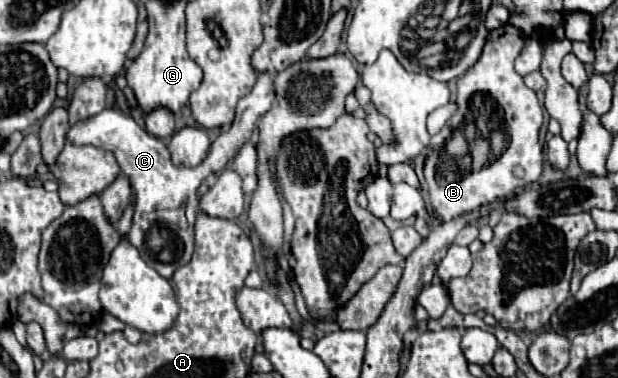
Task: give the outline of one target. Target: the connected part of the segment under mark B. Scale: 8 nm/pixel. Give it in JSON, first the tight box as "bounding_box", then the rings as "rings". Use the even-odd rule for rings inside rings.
{"bounding_box":[424,24,544,222],"rings":[[[502,24],[500,28],[492,30],[488,34],[480,60],[456,84],[458,86],[458,96],[456,96],[458,110],[446,122],[446,126],[436,136],[432,136],[430,140],[432,152],[428,148],[426,164],[424,164],[424,178],[428,182],[428,200],[432,204],[434,218],[438,222],[448,222],[466,212],[474,212],[480,206],[488,206],[496,200],[504,200],[504,196],[510,196],[518,188],[524,188],[532,184],[534,180],[538,180],[542,172],[544,156],[542,156],[542,146],[538,140],[538,132],[542,126],[542,108],[538,104],[534,90],[530,90],[524,84],[522,76],[518,76],[514,70],[514,60],[520,54],[524,40],[526,36],[520,32],[520,28],[512,24]],[[456,134],[460,134],[460,138],[464,138],[468,144],[468,152],[472,158],[470,170],[462,170],[462,158],[448,150],[450,138],[454,138]]]}

